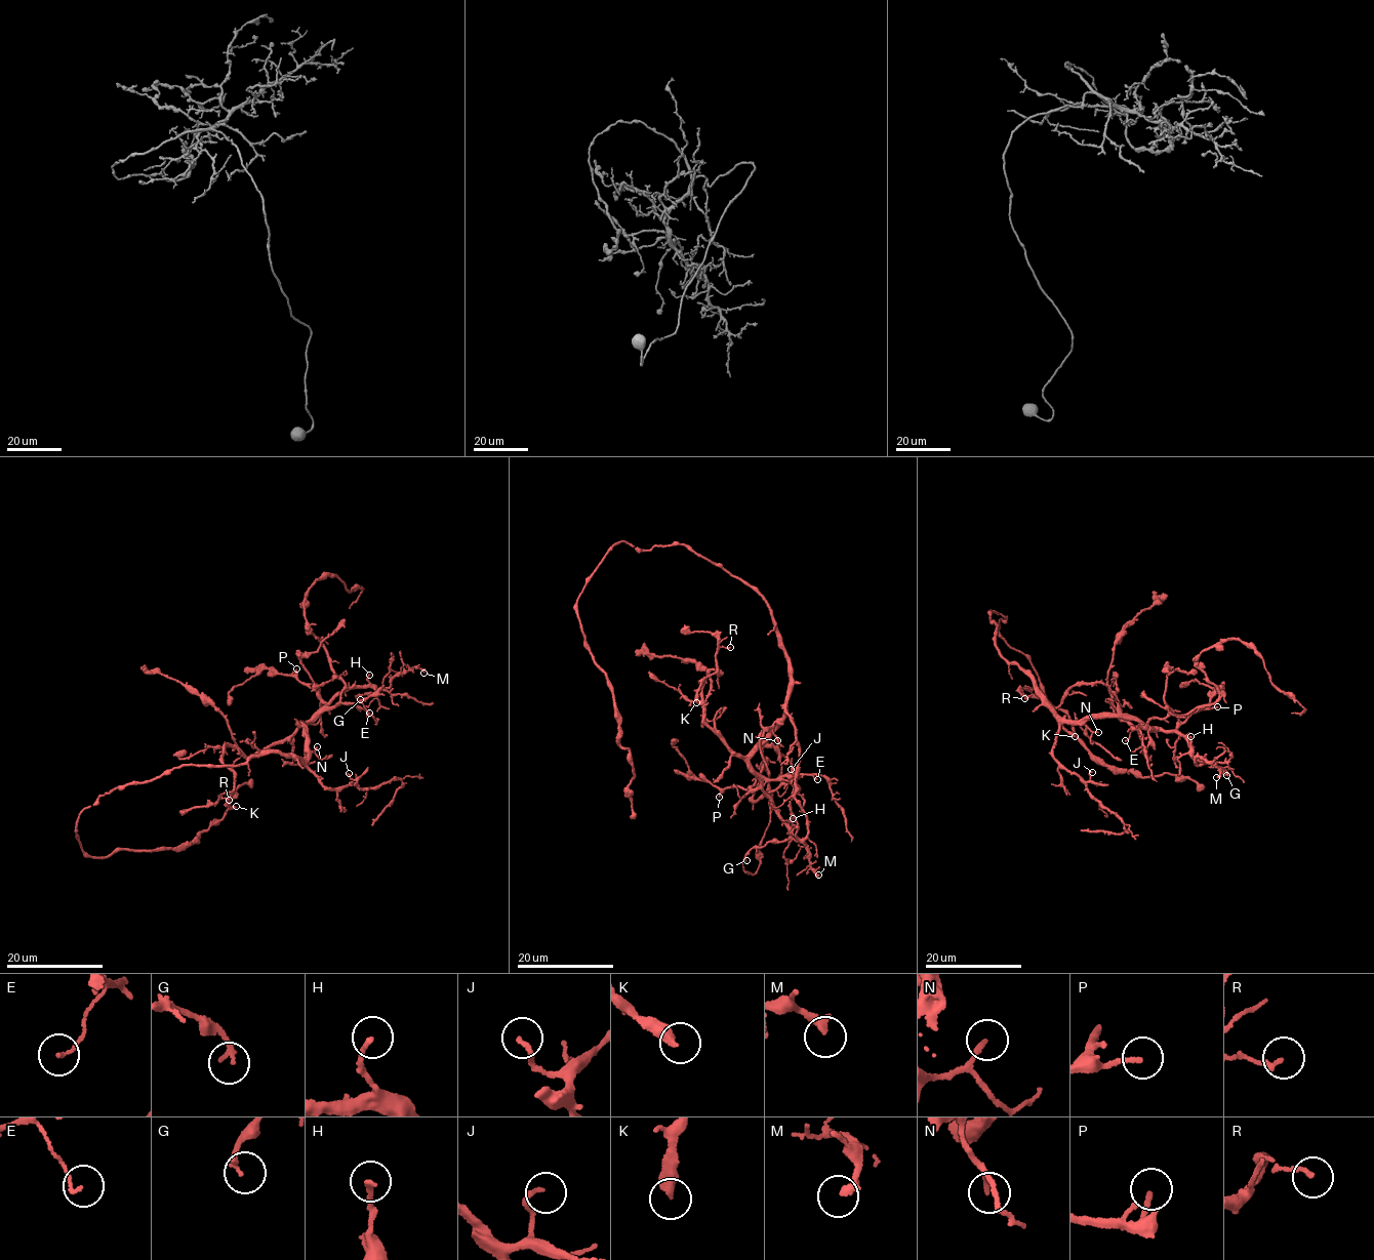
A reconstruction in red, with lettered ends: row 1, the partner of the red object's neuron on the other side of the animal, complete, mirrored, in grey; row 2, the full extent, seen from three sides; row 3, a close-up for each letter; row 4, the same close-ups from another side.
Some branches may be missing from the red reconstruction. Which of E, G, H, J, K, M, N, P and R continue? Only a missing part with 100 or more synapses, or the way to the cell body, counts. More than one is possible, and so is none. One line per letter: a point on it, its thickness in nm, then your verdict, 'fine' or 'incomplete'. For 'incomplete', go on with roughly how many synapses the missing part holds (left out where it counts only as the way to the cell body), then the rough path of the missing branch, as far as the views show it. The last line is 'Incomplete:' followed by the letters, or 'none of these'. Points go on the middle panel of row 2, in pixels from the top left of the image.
E: place (817, 779); calibre 120 nm; fine
G: place (746, 860); calibre 180 nm; fine
H: place (793, 818); calibre 180 nm; fine
J: place (791, 769); calibre 150 nm; fine
K: place (696, 702); calibre 360 nm; fine
M: place (818, 875); calibre 280 nm; fine
N: place (777, 740); calibre 170 nm; fine
P: place (719, 797); calibre 160 nm; fine
R: place (730, 647); calibre 140 nm; fine
Incomplete: none of these

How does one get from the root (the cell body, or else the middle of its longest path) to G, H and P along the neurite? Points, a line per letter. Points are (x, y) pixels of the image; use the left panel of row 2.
G: (241, 763), (272, 748), (304, 759), (310, 753), (304, 723), (344, 691), (378, 689), (360, 699)
H: (241, 763), (272, 748), (304, 759), (310, 753), (304, 723), (341, 692), (366, 686), (369, 675)
P: (241, 763), (272, 748), (302, 760), (310, 753), (304, 723), (326, 705), (316, 691), (299, 682), (296, 668)

